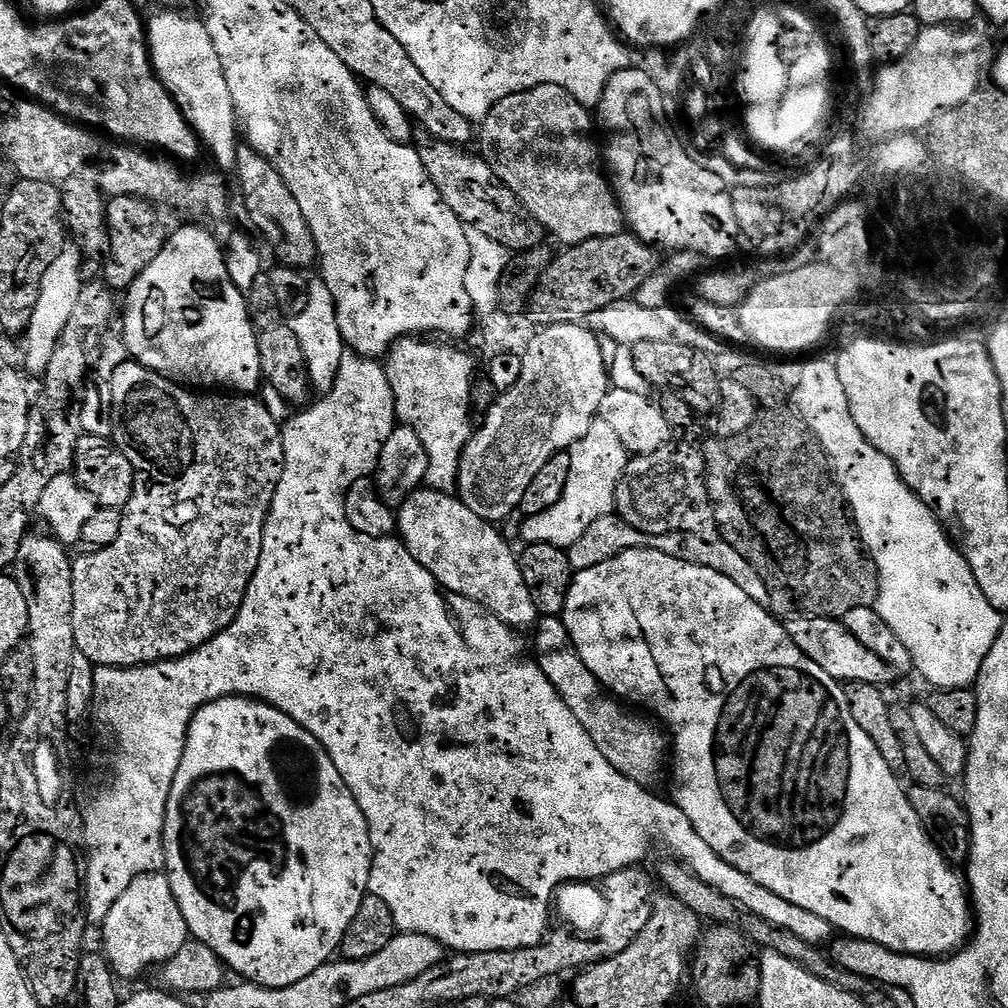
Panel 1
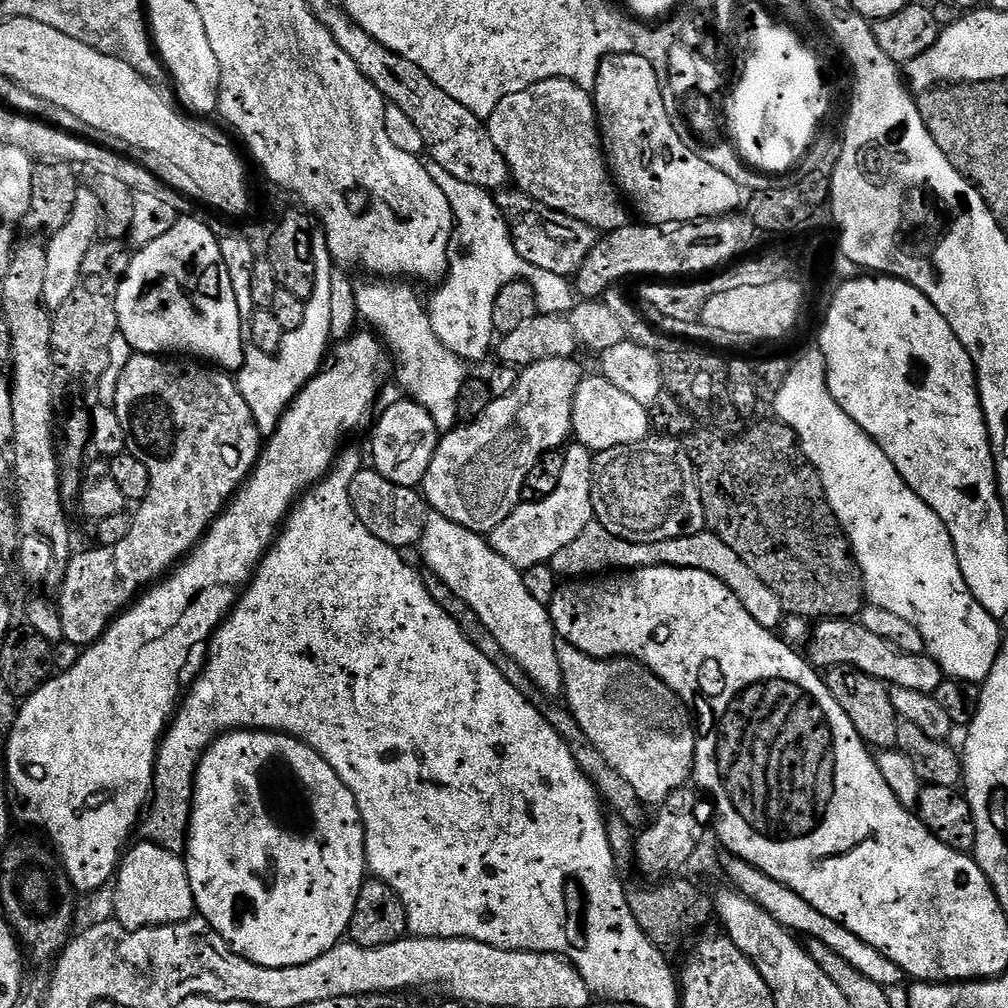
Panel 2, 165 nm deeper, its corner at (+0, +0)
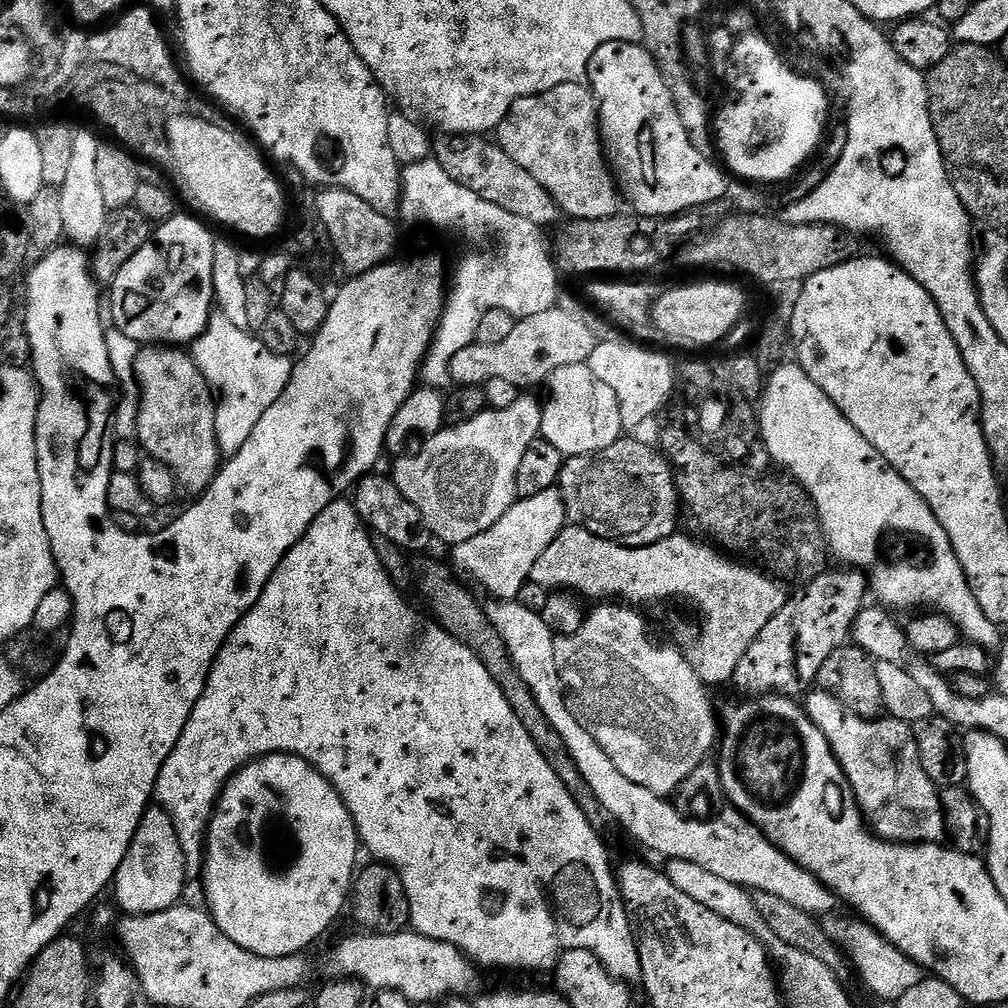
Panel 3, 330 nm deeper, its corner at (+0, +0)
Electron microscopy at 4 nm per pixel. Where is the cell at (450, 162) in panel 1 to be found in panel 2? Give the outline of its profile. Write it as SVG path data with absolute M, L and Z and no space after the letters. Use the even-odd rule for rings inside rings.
M497 191L494 197L498 207L504 211L514 250L518 250L520 257L538 270L569 278L575 277L582 262L586 262L590 250L594 250L598 239L596 229L586 226L586 222L578 222L578 218L570 218L570 214L550 210L550 206L530 198L525 192L508 191Z

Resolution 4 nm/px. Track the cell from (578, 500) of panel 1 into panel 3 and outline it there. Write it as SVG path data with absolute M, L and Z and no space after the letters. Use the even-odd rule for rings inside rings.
M559 487L517 499L510 510L506 510L506 514L502 514L502 518L490 526L490 530L482 530L482 534L474 534L474 538L466 538L466 542L455 545L451 549L451 563L457 573L465 577L468 575L469 581L477 580L492 598L515 601L522 586L526 586L532 578L534 562L542 558L546 546L558 538L569 520L570 513L564 505Z

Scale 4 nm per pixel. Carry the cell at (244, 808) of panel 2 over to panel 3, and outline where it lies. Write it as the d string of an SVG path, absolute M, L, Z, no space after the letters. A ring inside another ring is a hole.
M277 754L274 756L261 756L251 764L241 768L232 775L232 779L224 785L220 800L216 803L216 810L212 813L212 824L208 827L208 842L206 845L206 863L203 865L204 888L208 891L208 904L210 915L215 920L220 932L230 938L230 942L238 942L242 950L253 952L266 958L282 958L303 953L336 919L340 911L345 911L350 900L352 881L358 871L356 864L356 851L361 851L362 845L356 835L356 821L344 805L344 799L339 796L332 783L317 772L312 765L307 764L298 756Z

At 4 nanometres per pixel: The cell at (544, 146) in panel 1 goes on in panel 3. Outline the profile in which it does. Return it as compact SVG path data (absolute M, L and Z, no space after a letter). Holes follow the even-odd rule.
M584 84L554 86L542 94L530 98L518 98L506 114L506 118L494 133L500 148L525 168L543 186L560 207L561 213L572 220L597 220L621 215L622 196L604 155L600 138L600 113L591 87Z

